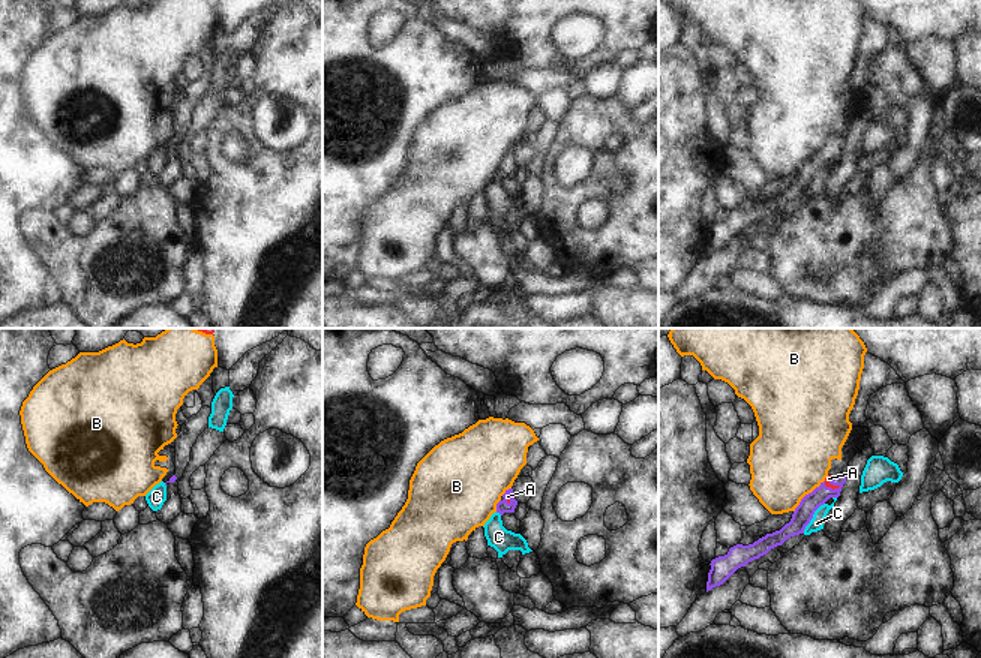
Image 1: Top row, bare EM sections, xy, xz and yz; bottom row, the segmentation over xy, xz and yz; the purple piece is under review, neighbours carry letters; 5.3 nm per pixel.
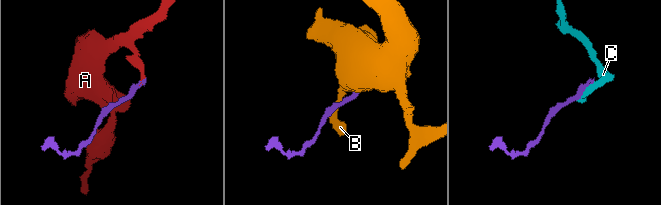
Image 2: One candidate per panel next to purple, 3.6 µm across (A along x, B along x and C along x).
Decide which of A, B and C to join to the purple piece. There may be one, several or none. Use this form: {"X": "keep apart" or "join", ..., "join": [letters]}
{"A": "join", "B": "keep apart", "C": "keep apart", "join": ["A"]}

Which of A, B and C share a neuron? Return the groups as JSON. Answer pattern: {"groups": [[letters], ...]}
{"groups": [["A"], ["B"], ["C"]]}

